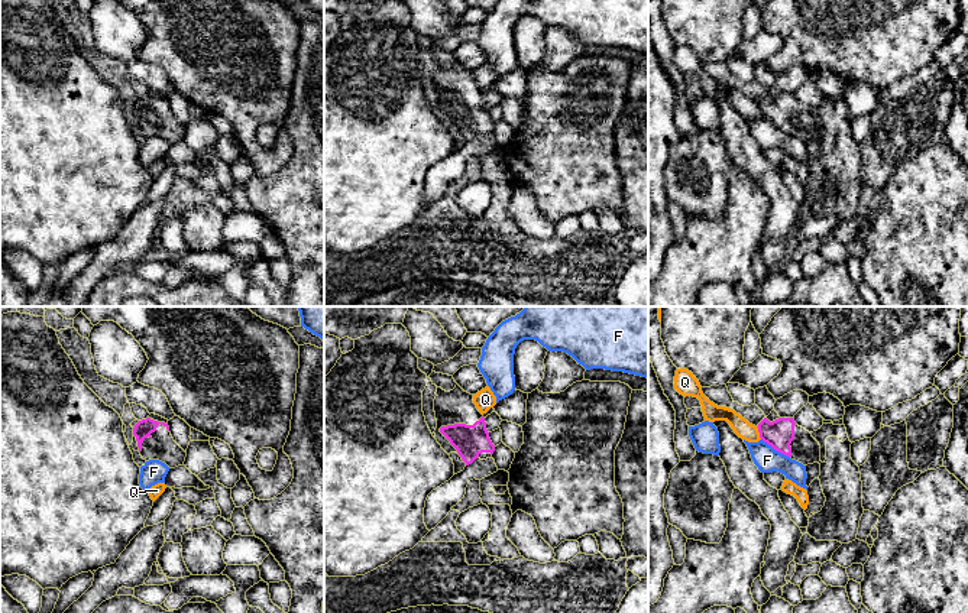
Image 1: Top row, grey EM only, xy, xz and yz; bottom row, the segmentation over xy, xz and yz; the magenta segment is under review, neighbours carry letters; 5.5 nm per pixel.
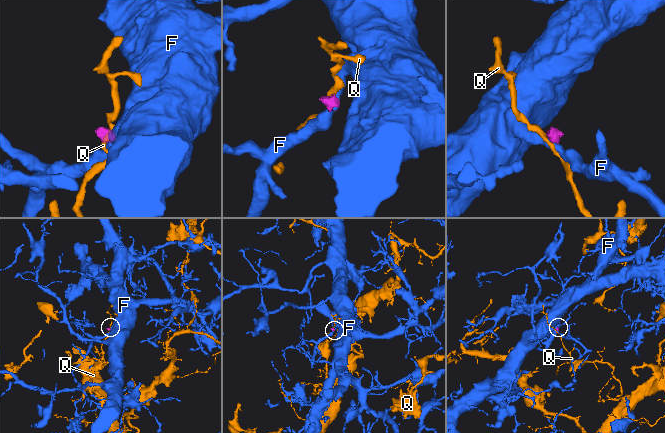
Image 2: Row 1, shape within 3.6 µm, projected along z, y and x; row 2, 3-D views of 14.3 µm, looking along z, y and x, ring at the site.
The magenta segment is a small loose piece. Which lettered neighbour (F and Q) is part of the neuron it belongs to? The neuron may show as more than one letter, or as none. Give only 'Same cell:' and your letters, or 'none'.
Same cell: none

